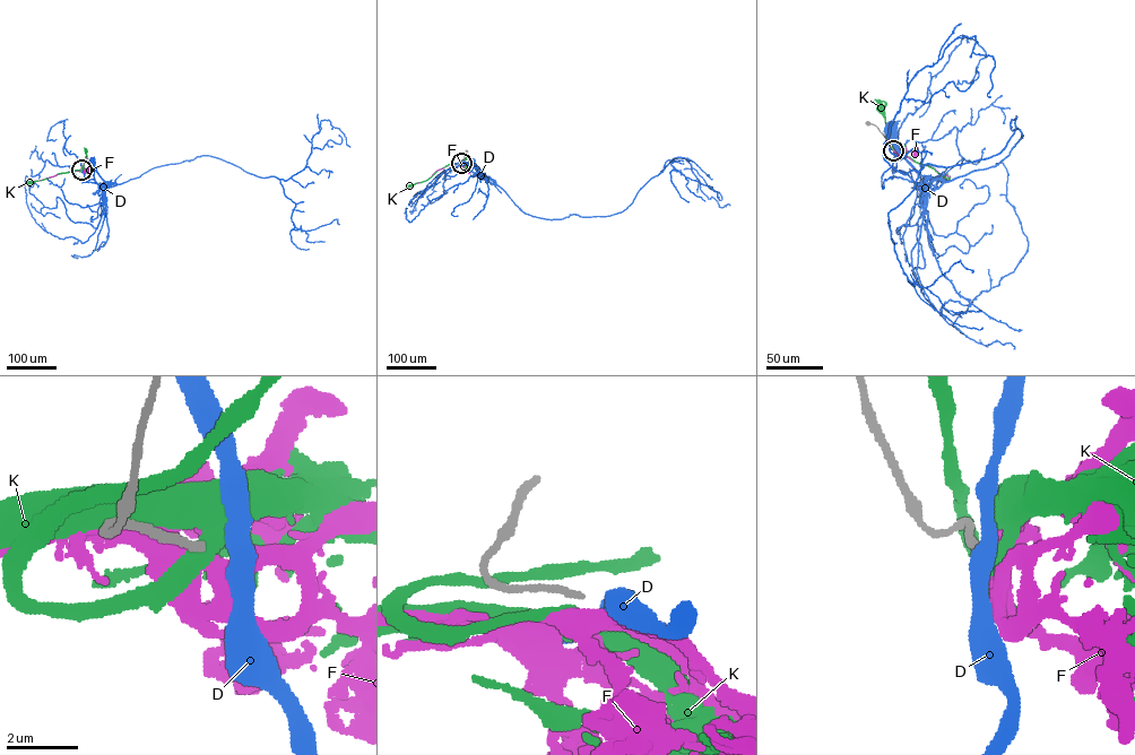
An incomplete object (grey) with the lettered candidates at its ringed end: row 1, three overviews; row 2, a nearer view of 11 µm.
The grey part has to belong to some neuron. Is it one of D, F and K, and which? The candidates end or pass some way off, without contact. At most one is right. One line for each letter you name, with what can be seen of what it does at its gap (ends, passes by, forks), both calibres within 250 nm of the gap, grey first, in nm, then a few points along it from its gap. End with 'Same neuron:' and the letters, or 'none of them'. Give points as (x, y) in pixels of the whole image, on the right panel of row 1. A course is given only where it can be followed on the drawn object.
Same neuron: none of them

